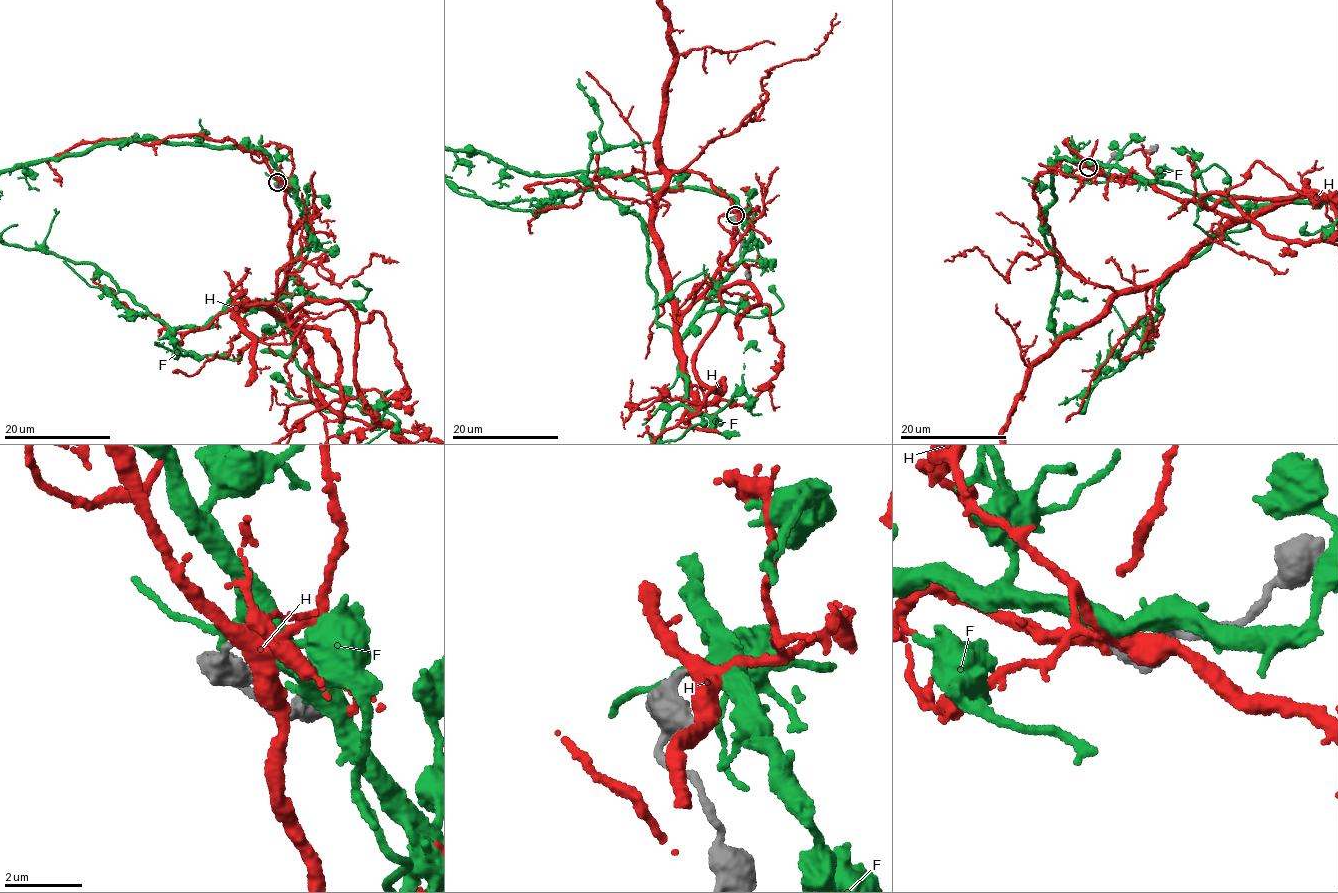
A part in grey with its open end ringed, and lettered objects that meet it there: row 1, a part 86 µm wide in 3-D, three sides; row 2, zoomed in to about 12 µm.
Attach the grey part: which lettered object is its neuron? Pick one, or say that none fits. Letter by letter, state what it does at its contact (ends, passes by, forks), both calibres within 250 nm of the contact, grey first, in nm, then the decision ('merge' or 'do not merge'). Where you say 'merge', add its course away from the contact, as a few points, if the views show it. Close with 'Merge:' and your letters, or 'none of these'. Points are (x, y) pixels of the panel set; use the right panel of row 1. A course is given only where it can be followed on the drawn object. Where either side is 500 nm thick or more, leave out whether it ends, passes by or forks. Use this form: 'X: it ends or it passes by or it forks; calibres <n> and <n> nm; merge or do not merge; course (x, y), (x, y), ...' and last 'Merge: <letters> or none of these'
F: it passes by; calibres 440 and 140 nm; do not merge
H: it forks; calibres 320 and 360 nm; do not merge
Merge: none of these

